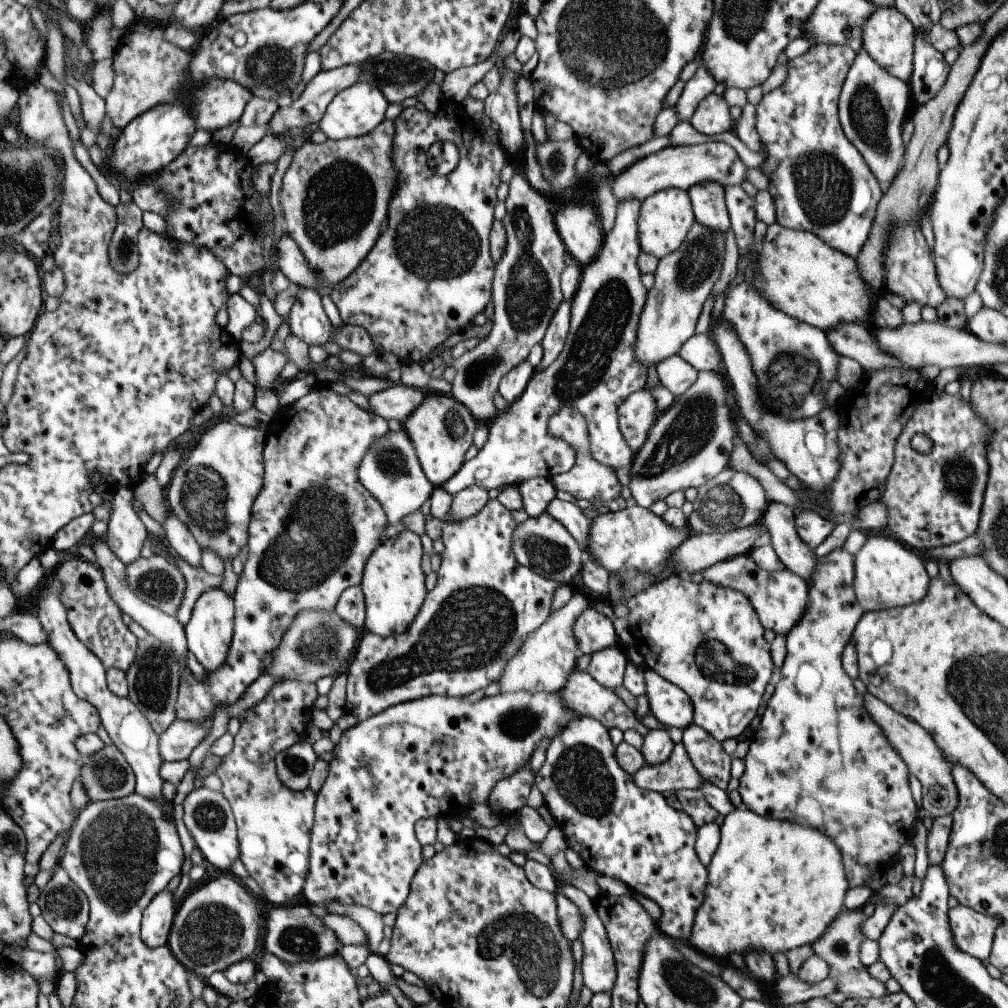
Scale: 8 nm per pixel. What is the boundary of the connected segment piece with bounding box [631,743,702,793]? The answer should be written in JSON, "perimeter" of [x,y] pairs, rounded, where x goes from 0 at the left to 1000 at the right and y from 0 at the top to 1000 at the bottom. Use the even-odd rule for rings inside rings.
{"perimeter":[[[677,738],[668,740],[662,755],[655,759],[638,759],[626,769],[628,778],[636,784],[651,787],[674,783],[693,783],[696,771],[688,762]]]}

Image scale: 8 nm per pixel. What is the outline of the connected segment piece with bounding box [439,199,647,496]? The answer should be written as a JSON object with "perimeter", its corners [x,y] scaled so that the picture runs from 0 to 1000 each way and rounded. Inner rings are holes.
{"perimeter":[[[626,197],[611,204],[608,226],[599,231],[596,246],[590,256],[575,266],[575,275],[570,292],[564,299],[565,316],[563,330],[559,345],[554,354],[537,369],[529,371],[517,393],[510,397],[504,405],[483,421],[483,437],[466,456],[459,457],[455,466],[444,474],[438,483],[443,490],[449,492],[466,482],[486,484],[510,484],[518,476],[529,473],[539,473],[544,477],[555,469],[563,468],[569,459],[569,446],[561,438],[546,432],[543,427],[544,415],[553,407],[570,404],[581,419],[585,451],[597,461],[613,464],[624,464],[629,455],[629,448],[618,437],[613,424],[611,412],[612,402],[627,389],[639,385],[642,363],[636,361],[629,352],[631,327],[636,312],[641,288],[636,283],[636,273],[631,263],[635,251],[632,234],[632,215],[636,199]]]}

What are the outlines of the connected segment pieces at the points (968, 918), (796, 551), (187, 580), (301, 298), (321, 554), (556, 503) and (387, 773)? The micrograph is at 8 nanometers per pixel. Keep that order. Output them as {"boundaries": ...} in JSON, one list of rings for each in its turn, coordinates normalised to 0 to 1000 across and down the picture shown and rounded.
{"boundaries":[[[[955,898],[940,901],[939,909],[946,938],[966,951],[978,954],[982,945],[986,923],[991,919],[993,911],[991,909],[977,909]]],[[[763,496],[753,518],[763,529],[764,541],[778,563],[801,577],[811,554],[791,532],[787,515],[787,506],[781,501]]],[[[180,554],[175,555],[174,562],[180,567],[184,579],[174,613],[183,620],[187,617],[197,590],[208,583],[217,582],[222,573],[221,570],[206,569],[199,562],[189,562]]],[[[292,285],[292,299],[284,313],[288,331],[306,343],[326,338],[329,321],[319,305],[318,293],[311,287]]],[[[314,380],[305,391],[296,397],[285,401],[285,403],[277,404],[274,407],[274,410],[268,416],[265,427],[262,429],[264,433],[260,446],[262,469],[259,484],[253,491],[249,501],[245,521],[245,549],[230,593],[232,594],[230,634],[228,635],[221,659],[218,659],[213,665],[203,667],[204,672],[202,676],[198,677],[194,675],[186,662],[182,662],[179,665],[177,670],[177,688],[173,700],[173,709],[176,713],[179,715],[202,715],[212,709],[215,701],[226,701],[230,699],[243,687],[243,684],[249,677],[264,667],[264,663],[270,654],[270,647],[275,643],[281,628],[285,625],[285,622],[297,606],[306,605],[327,608],[331,605],[334,594],[340,585],[347,581],[357,579],[361,558],[378,538],[376,536],[376,530],[378,530],[385,518],[376,499],[356,480],[353,473],[353,464],[360,449],[364,446],[365,440],[368,440],[369,437],[380,433],[384,428],[383,417],[380,417],[380,415],[374,413],[372,410],[364,409],[354,404],[354,402],[348,400],[342,393],[333,392],[324,383],[322,384],[321,381]]],[[[549,493],[541,502],[541,507],[553,518],[556,518],[563,525],[563,528],[565,528],[565,531],[576,542],[579,553],[588,557],[581,548],[581,534],[585,516],[577,509],[577,506],[568,499]]],[[[511,686],[508,688],[493,688],[488,691],[478,691],[472,696],[464,696],[462,691],[437,691],[426,689],[415,693],[408,693],[367,710],[343,725],[340,725],[335,736],[331,738],[330,748],[332,753],[325,756],[325,767],[313,788],[312,800],[311,819],[308,823],[306,839],[306,862],[299,887],[308,895],[336,893],[340,897],[355,897],[367,901],[370,905],[380,908],[392,905],[401,896],[406,885],[407,875],[418,857],[418,838],[411,828],[411,815],[422,811],[432,811],[432,813],[447,813],[461,808],[468,798],[481,798],[483,789],[489,779],[498,772],[507,770],[521,757],[529,741],[535,734],[549,730],[552,722],[559,722],[564,713],[570,709],[556,695],[551,688],[524,688]]]]}

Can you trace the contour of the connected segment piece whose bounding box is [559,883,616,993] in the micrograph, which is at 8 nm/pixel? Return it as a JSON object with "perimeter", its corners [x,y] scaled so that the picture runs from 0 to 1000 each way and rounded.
{"perimeter":[[[555,876],[555,884],[574,902],[574,907],[578,912],[577,922],[572,931],[576,937],[575,963],[577,966],[577,976],[584,980],[587,985],[605,984],[609,970],[611,969],[609,950],[601,923],[592,909],[586,891],[567,878]]]}

